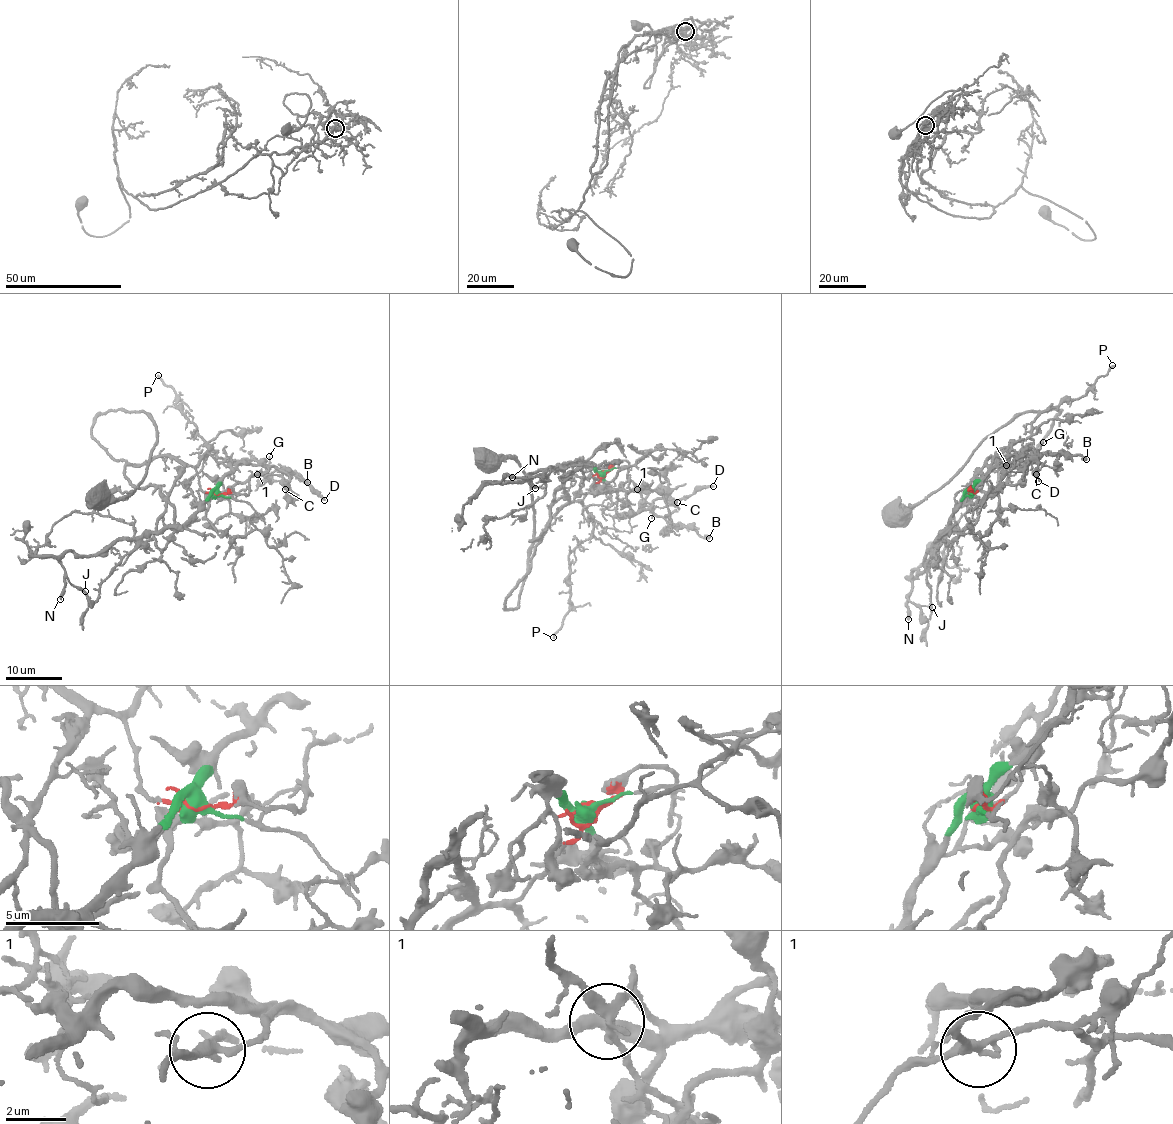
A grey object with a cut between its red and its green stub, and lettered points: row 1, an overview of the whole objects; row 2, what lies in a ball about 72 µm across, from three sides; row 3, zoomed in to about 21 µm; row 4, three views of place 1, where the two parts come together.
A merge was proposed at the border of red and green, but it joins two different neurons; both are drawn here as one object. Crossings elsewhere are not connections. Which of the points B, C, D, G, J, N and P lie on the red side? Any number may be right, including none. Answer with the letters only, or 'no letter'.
G, P

